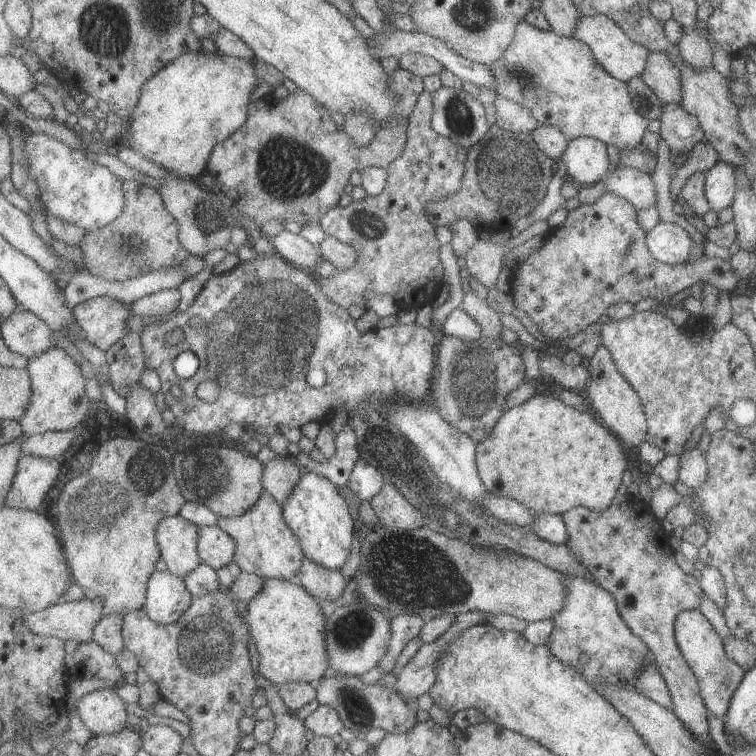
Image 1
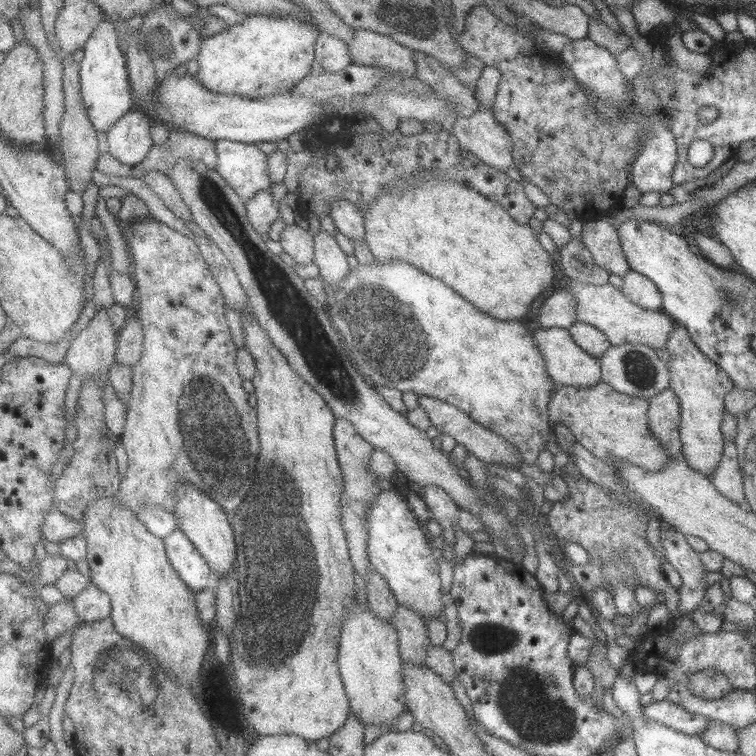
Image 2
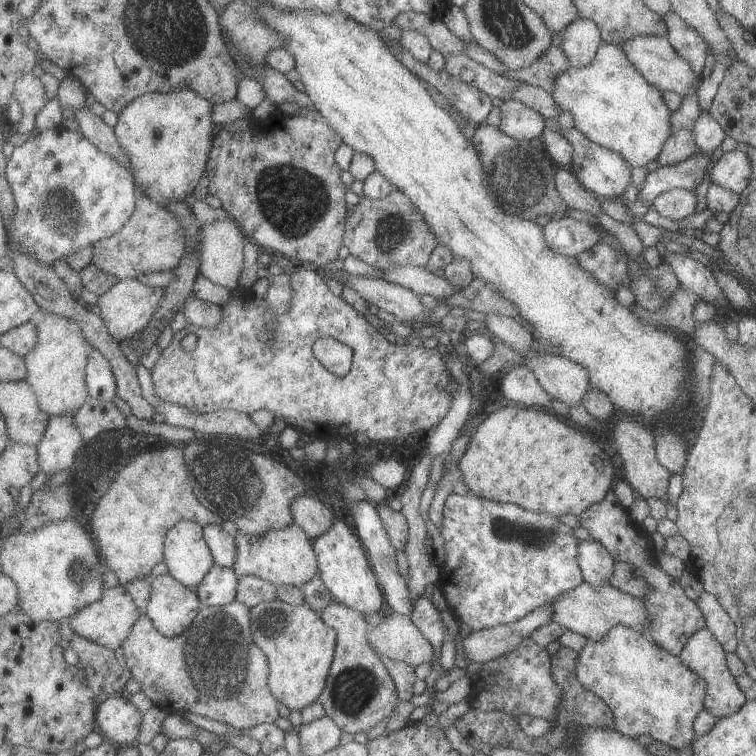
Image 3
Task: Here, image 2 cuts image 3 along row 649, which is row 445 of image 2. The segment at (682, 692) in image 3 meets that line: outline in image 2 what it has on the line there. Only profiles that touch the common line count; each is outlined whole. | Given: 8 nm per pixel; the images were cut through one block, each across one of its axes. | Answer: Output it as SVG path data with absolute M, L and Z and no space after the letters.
M604 381L584 388L559 385L548 407L552 425L562 424L572 430L580 444L608 464L620 459L647 471L658 471L664 469L672 457L664 444L650 432L647 417L649 400L617 392Z

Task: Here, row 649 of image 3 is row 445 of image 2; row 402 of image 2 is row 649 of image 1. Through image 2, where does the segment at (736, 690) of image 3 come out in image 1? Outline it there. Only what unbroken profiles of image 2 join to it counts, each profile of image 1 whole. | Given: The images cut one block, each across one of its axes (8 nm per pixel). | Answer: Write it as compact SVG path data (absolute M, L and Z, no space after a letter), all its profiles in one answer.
M699 609L682 610L676 616L674 636L680 652L698 680L700 695L708 713L723 719L728 714L732 696L742 683L747 671L736 660L728 657L722 638Z

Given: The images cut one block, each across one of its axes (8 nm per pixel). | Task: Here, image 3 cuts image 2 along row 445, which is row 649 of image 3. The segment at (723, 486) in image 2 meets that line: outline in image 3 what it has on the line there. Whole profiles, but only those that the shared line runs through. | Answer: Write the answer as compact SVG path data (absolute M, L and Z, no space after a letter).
M706 591L699 594L696 604L705 616L706 628L714 634L714 638L720 642L725 652L727 654L735 653L737 628L732 618L728 616L728 611L724 610L722 604Z

